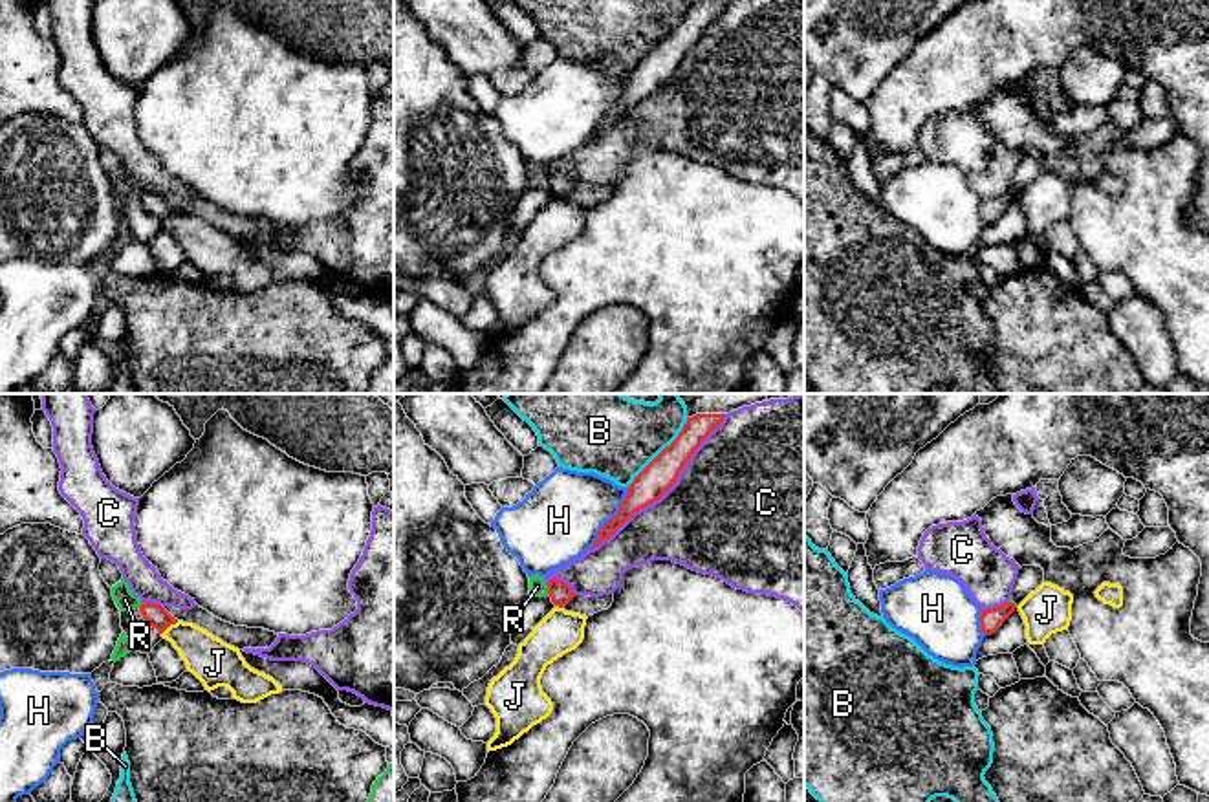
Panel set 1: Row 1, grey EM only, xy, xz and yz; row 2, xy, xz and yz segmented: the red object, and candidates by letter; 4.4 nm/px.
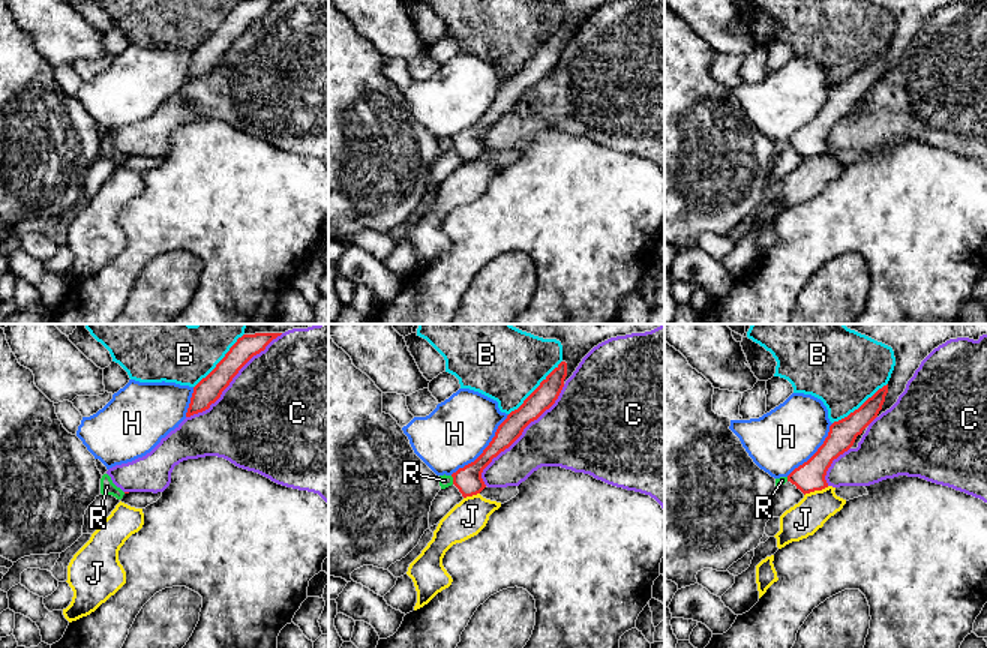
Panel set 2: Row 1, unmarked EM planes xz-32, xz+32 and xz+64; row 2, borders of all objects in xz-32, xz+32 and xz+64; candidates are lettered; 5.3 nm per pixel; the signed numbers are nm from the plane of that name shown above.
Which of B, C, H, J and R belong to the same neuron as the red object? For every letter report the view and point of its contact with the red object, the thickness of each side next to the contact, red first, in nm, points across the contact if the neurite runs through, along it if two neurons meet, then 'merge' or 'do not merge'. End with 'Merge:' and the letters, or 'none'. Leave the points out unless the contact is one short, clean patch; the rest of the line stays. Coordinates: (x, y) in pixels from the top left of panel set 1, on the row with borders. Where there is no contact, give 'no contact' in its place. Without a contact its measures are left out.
B: xz (660, 453) | 150/360 nm | do not merge
C: xz (665, 491) | 150/480 nm | do not merge
H: xz (612, 519) | 150/360 nm | do not merge
J: xy (169, 625) | 100/200 nm | along xy (178, 621), (162, 634) | do not merge
R: xz (548, 590) | 100/80 nm | along xz (546, 585), (550, 594) | do not merge
Merge: none

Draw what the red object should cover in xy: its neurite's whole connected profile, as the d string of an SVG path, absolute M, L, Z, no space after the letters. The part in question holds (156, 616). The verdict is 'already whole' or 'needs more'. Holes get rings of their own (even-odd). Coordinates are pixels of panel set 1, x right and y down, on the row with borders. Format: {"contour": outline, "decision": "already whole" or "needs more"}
{"contour": "M143 602L139 606L139 612L143 619L156 628L159 634L163 634L170 624L176 624L178 619L174 619L163 606L154 602Z", "decision": "already whole"}

